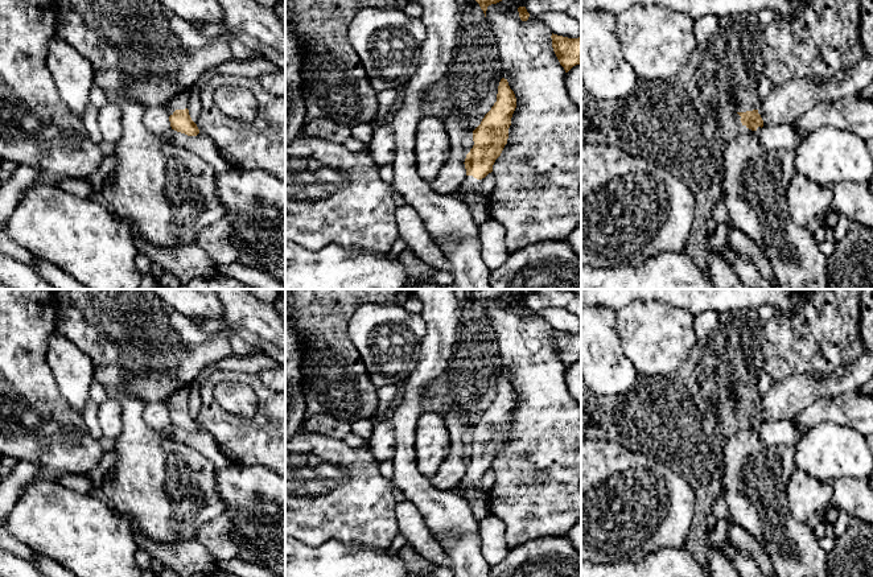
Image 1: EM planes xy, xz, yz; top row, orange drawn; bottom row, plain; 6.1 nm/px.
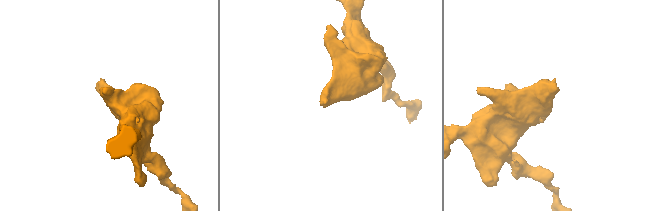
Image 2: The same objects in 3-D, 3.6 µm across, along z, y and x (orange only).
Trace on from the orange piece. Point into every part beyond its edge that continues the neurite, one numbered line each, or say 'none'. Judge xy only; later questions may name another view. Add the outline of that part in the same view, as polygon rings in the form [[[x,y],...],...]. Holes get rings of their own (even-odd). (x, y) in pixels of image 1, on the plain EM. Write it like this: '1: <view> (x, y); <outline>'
1: xy (181, 396); [[[186,388],[177,390],[169,396],[168,408],[169,412],[173,411],[176,405],[185,405],[189,403],[190,393]]]

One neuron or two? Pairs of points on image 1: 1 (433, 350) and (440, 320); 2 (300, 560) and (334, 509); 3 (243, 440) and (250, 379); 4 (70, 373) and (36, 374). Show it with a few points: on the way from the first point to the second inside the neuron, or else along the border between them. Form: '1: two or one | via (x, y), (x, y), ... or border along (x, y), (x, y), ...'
1: one | via (437, 342), (440, 328)
2: two | border along (299, 540), (311, 545), (330, 540), (341, 543)
3: one | via (258, 425), (264, 419), (264, 394)
4: two | border along (48, 342), (46, 365), (58, 391), (68, 400)

